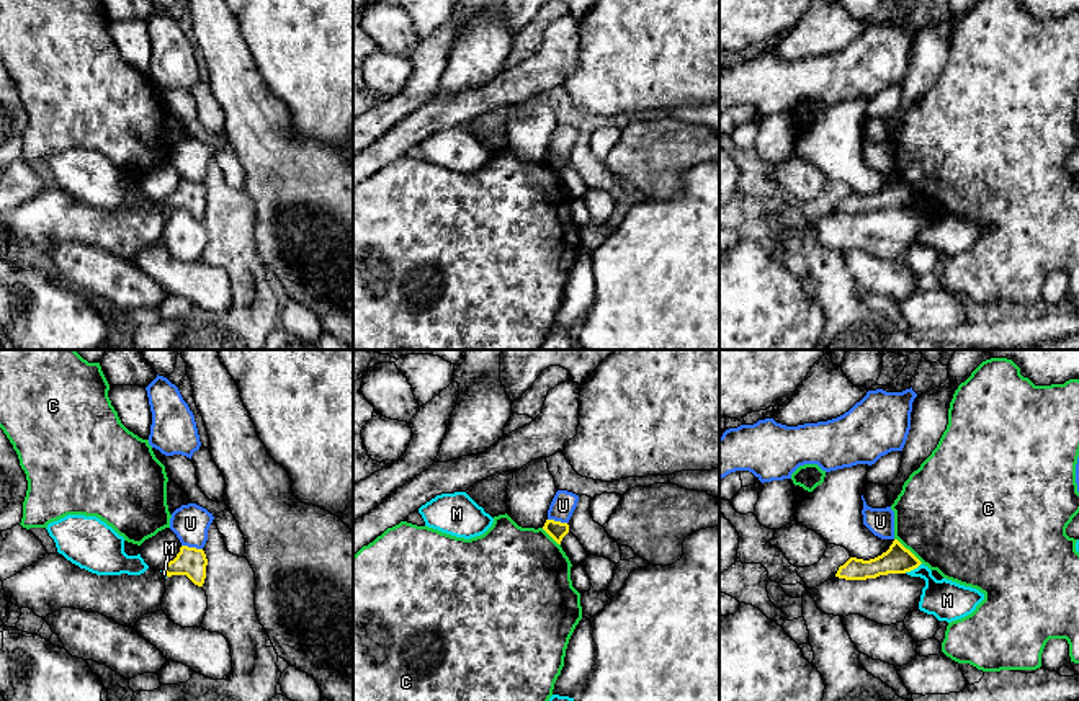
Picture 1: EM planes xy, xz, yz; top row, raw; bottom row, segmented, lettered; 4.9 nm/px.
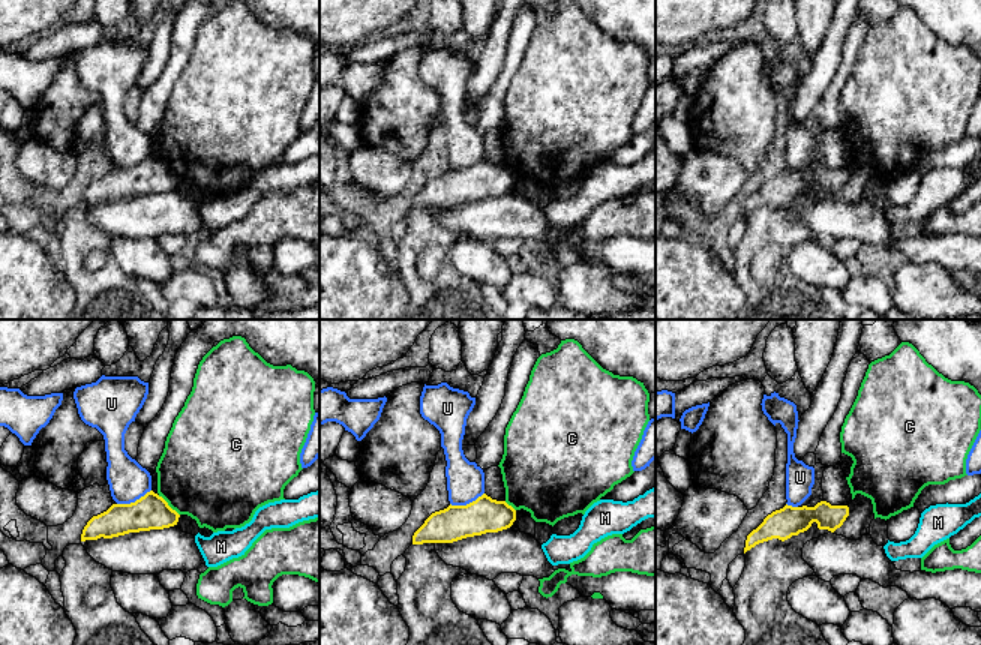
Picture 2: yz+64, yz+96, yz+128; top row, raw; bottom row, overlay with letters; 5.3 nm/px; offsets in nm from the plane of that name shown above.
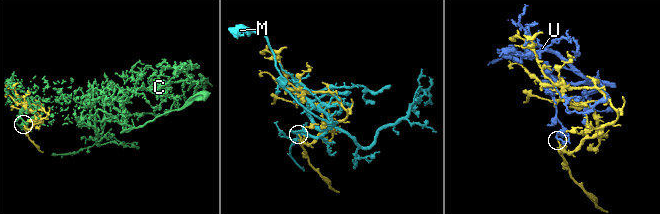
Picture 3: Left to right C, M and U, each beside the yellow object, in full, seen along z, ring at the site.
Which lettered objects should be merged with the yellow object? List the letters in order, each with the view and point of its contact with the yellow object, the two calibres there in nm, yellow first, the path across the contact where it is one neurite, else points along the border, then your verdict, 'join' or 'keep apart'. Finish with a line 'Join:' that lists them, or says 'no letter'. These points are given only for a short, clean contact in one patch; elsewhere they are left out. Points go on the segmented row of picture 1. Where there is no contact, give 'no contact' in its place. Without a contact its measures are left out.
C: meets yellow in yz at (908, 549); 140 nm thick on the yellow side, 500 nm on the other; border along yz (895, 538), (922, 562); keep apart
M: meets yellow in yz at (913, 569); 140 nm thick on the yellow side, 200 nm on the other; keep apart
U: meets yellow in xy at (192, 548); 140 nm thick on the yellow side, 180 nm on the other; keep apart
Join: no letter

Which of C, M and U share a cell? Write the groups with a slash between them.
C / M / U

